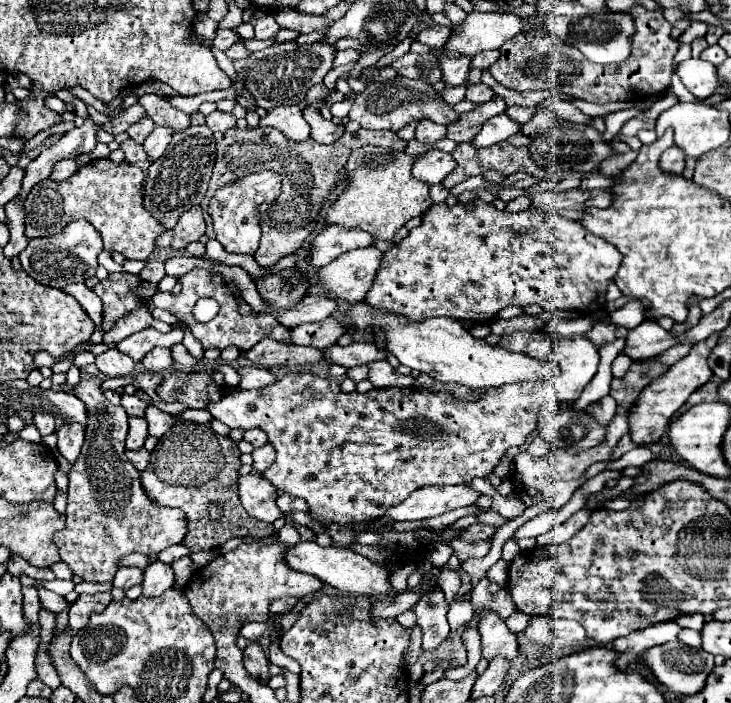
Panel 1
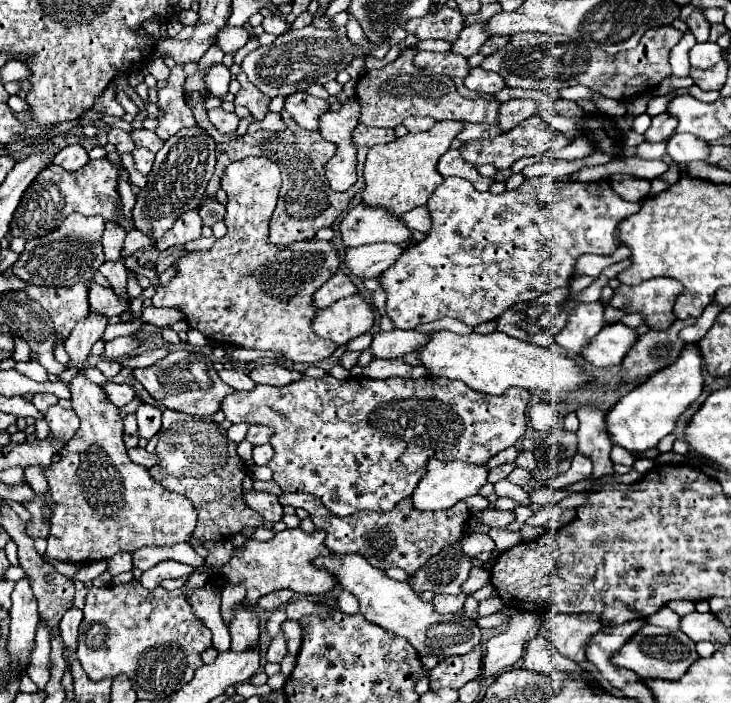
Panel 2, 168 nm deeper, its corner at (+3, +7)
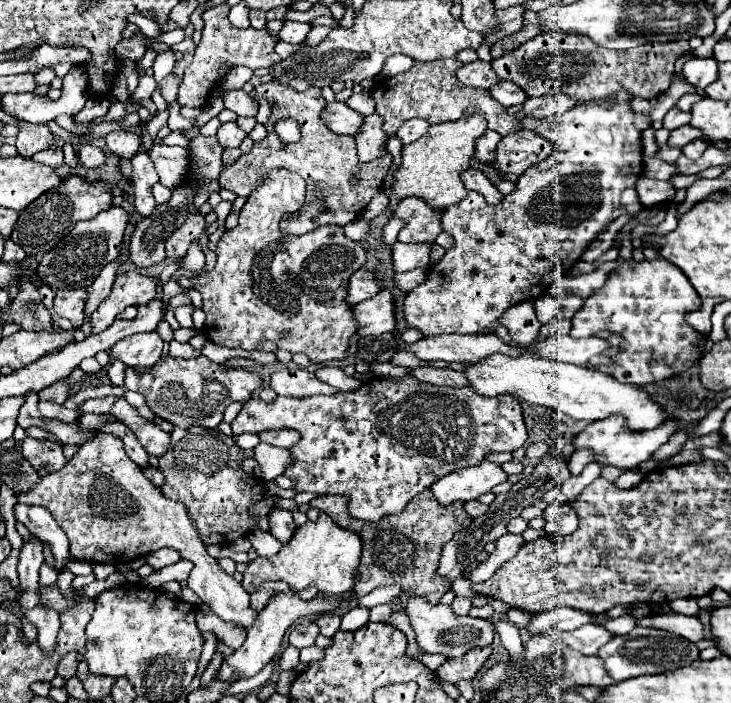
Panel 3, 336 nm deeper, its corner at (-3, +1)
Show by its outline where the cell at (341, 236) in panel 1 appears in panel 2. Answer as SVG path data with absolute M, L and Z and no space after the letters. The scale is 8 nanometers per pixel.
M356 205L340 221L338 235L346 247L358 247L378 241L390 241L390 243L408 241L410 229L404 227L400 217L390 215L382 207L372 209Z

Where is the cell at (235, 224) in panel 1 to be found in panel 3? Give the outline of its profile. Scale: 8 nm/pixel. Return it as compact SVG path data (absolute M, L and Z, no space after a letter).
M270 171L268 177L264 179L264 185L260 185L256 191L250 193L246 205L242 207L240 211L240 217L238 217L238 225L234 229L228 229L224 231L224 235L220 237L220 241L216 243L216 255L218 255L218 261L216 261L216 267L214 271L210 273L204 273L200 277L194 277L194 279L186 279L186 277L180 277L180 283L182 285L190 285L194 287L196 291L202 293L202 299L204 299L204 313L206 313L206 325L204 325L204 335L216 343L216 345L224 345L224 347L240 347L240 349L248 349L248 351L254 351L258 347L258 343L262 339L272 339L276 341L278 349L286 349L290 353L306 353L312 363L330 363L334 359L342 359L346 357L346 345L348 345L348 339L356 333L358 329L358 321L354 319L354 313L352 313L352 307L346 303L346 283L350 281L350 275L354 271L358 271L364 263L366 263L366 249L362 247L360 241L352 241L344 235L342 227L334 227L334 225L324 225L324 229L316 229L314 233L306 233L306 235L282 235L280 231L280 219L286 211L296 211L300 209L302 201L304 201L304 193L306 193L306 183L300 179L300 175L296 173L290 173L290 171Z

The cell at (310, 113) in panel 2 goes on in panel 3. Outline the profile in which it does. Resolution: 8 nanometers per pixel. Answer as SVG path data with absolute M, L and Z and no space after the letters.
M328 103L322 111L322 119L326 121L326 125L340 135L358 135L360 127L362 127L362 119L364 115L356 113L354 109L350 109L346 103Z

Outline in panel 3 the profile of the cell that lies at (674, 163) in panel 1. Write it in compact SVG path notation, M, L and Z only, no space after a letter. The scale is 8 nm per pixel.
M694 139L692 143L688 143L688 145L682 149L682 153L684 153L688 159L698 159L698 157L702 157L702 153L706 151L706 147L708 147L706 141Z

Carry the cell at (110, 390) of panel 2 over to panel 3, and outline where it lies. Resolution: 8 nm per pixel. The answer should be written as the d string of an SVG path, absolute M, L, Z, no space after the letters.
M104 397L104 399L88 399L78 407L78 413L108 413L114 405L116 397Z

